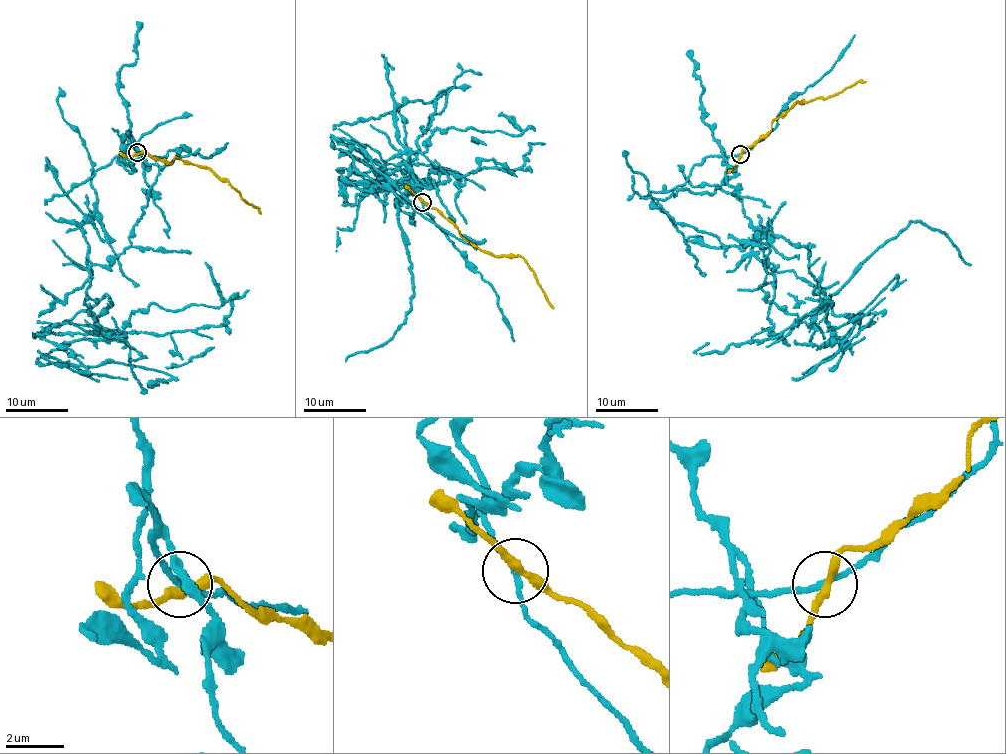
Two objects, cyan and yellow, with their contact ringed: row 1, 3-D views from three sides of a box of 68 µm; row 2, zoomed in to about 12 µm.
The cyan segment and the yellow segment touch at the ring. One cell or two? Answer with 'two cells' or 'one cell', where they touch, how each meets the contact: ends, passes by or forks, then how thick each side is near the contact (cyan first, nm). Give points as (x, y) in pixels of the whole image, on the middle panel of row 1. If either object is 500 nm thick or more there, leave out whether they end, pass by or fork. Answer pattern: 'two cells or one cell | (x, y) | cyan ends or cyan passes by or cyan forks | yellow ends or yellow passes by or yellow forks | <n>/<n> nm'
two cells | (422, 202) | cyan passes by | yellow passes by | 200/280 nm

